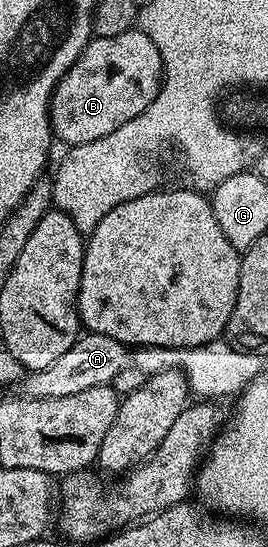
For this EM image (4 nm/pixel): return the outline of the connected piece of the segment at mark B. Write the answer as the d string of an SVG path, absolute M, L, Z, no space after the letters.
M135 27L124 31L124 35L111 37L94 37L84 47L80 59L72 63L72 67L60 79L60 83L50 96L50 128L53 136L63 141L63 146L92 143L92 139L104 139L104 135L112 135L116 127L124 127L128 119L136 119L140 111L144 111L156 99L158 88L162 86L164 70L160 51L156 51L156 43L148 39L141 29Z

